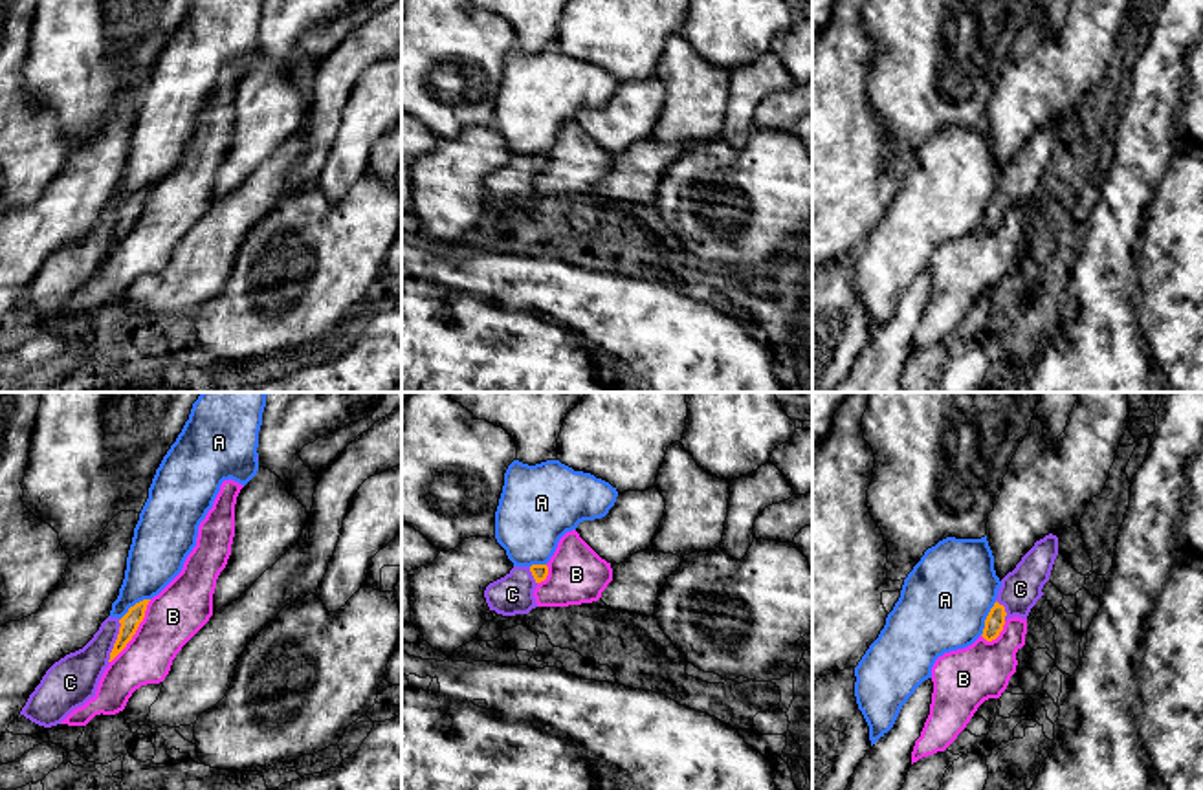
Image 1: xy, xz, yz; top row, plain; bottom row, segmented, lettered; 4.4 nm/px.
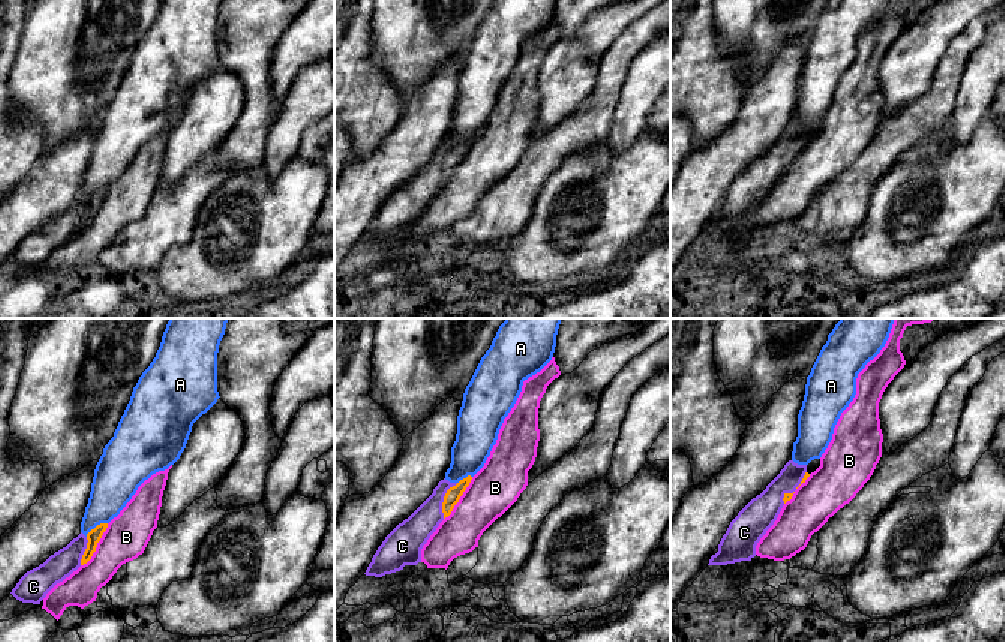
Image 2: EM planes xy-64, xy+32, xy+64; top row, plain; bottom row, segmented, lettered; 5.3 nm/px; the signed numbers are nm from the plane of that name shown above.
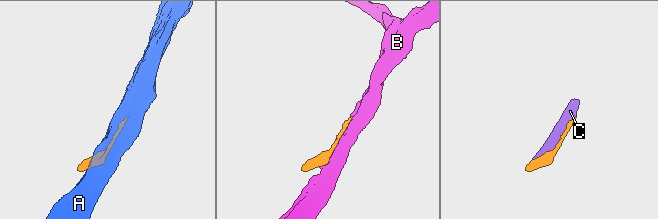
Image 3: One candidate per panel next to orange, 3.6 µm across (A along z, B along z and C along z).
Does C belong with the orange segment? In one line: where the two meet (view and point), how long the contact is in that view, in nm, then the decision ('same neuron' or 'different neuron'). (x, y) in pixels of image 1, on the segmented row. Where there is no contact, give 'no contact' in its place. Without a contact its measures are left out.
xy (116, 642) | 200 nm | same neuron

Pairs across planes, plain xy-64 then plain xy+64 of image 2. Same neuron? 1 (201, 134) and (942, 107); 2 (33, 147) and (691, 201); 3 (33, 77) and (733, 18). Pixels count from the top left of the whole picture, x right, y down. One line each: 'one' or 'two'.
1: two
2: two
3: one

